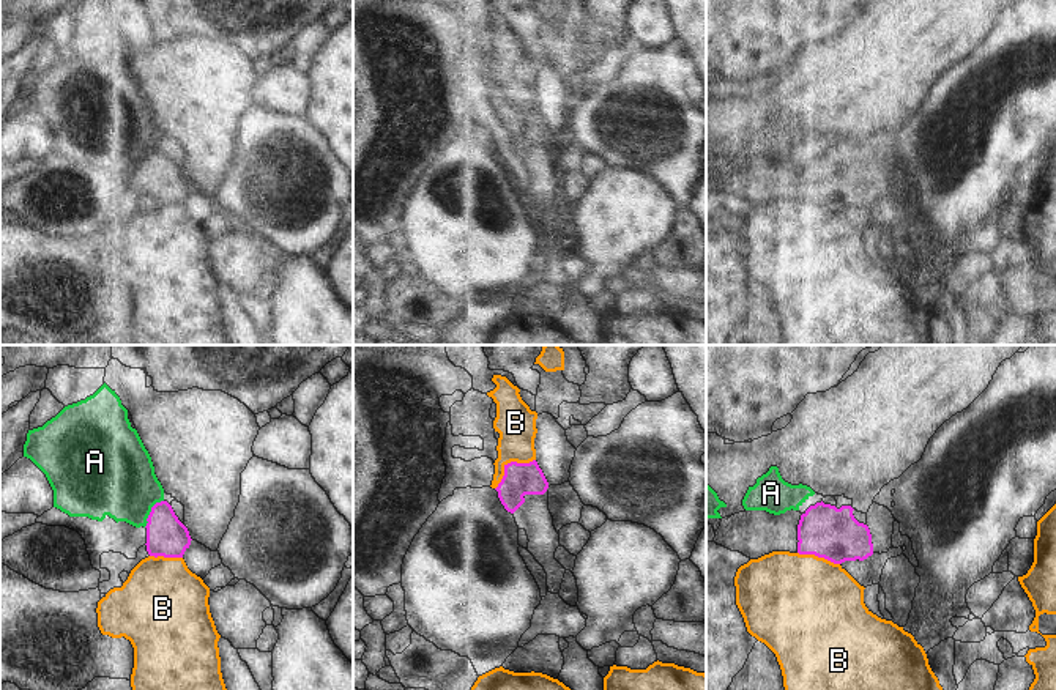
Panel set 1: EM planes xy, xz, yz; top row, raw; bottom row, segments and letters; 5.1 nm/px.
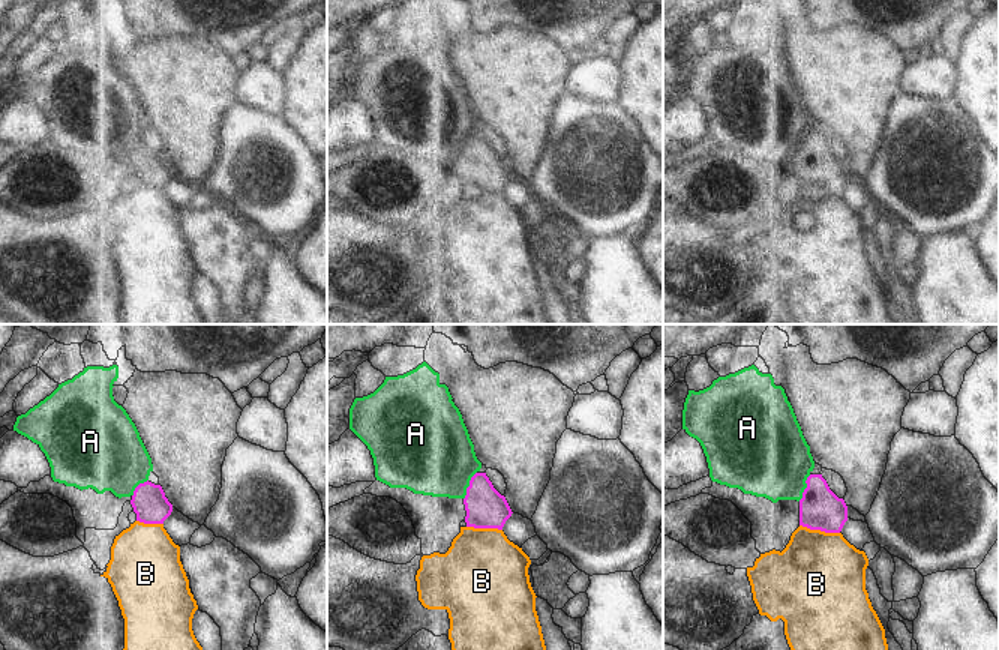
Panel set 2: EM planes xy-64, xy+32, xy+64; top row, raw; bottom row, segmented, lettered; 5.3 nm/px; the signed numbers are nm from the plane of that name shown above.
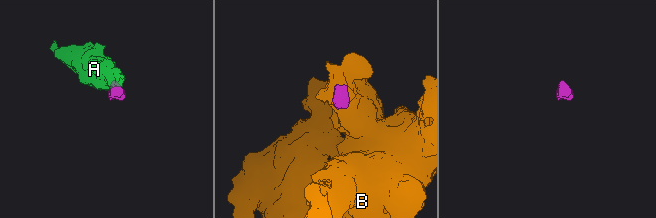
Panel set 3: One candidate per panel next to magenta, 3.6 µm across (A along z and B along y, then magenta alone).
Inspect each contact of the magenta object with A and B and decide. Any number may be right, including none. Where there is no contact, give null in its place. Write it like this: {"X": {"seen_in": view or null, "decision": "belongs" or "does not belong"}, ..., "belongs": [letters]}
{"A": {"seen_in": "xy", "decision": "does not belong"}, "B": {"seen_in": "xz", "decision": "does not belong"}, "belongs": []}

